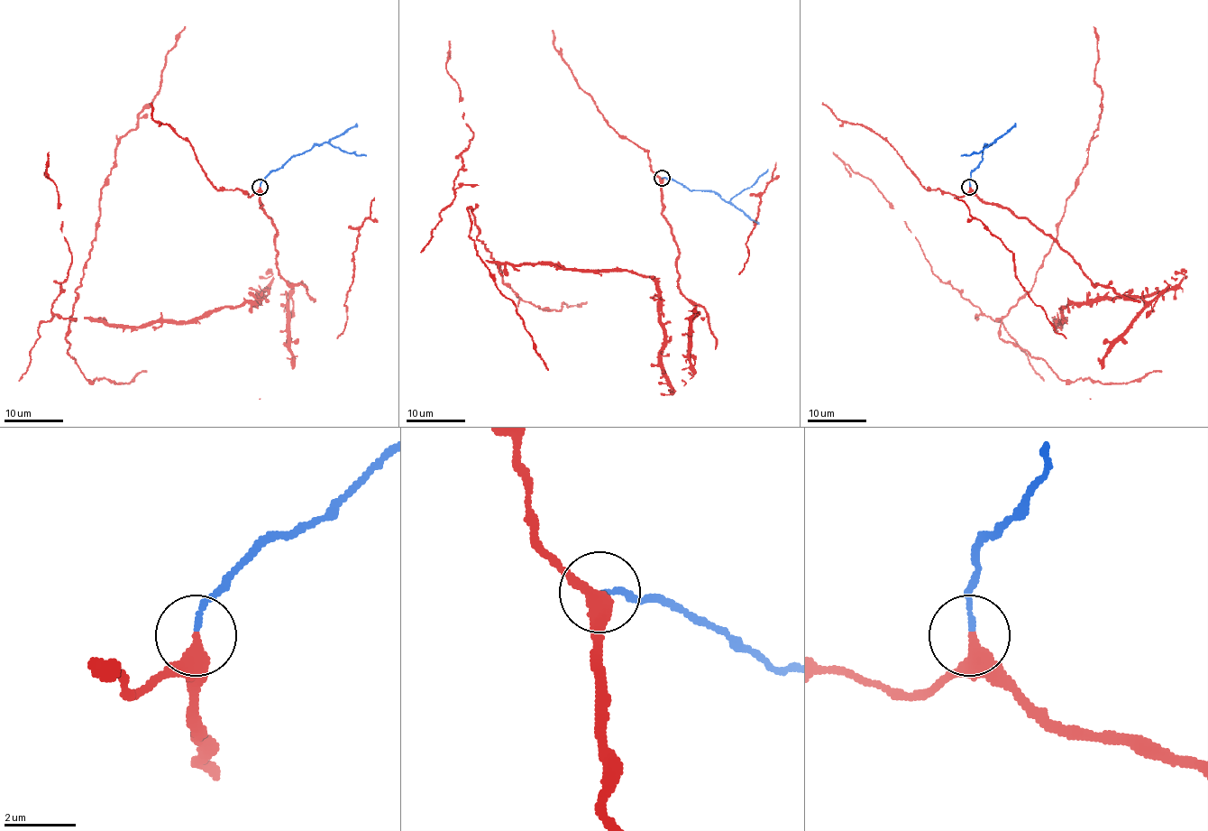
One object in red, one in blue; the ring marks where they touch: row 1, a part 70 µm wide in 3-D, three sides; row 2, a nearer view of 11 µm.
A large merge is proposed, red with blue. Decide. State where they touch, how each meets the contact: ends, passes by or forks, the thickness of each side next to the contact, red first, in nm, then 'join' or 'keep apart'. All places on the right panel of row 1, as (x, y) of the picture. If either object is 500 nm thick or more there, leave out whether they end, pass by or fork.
(969, 187) | red passes by | blue ends | 320/140 nm | keep apart

